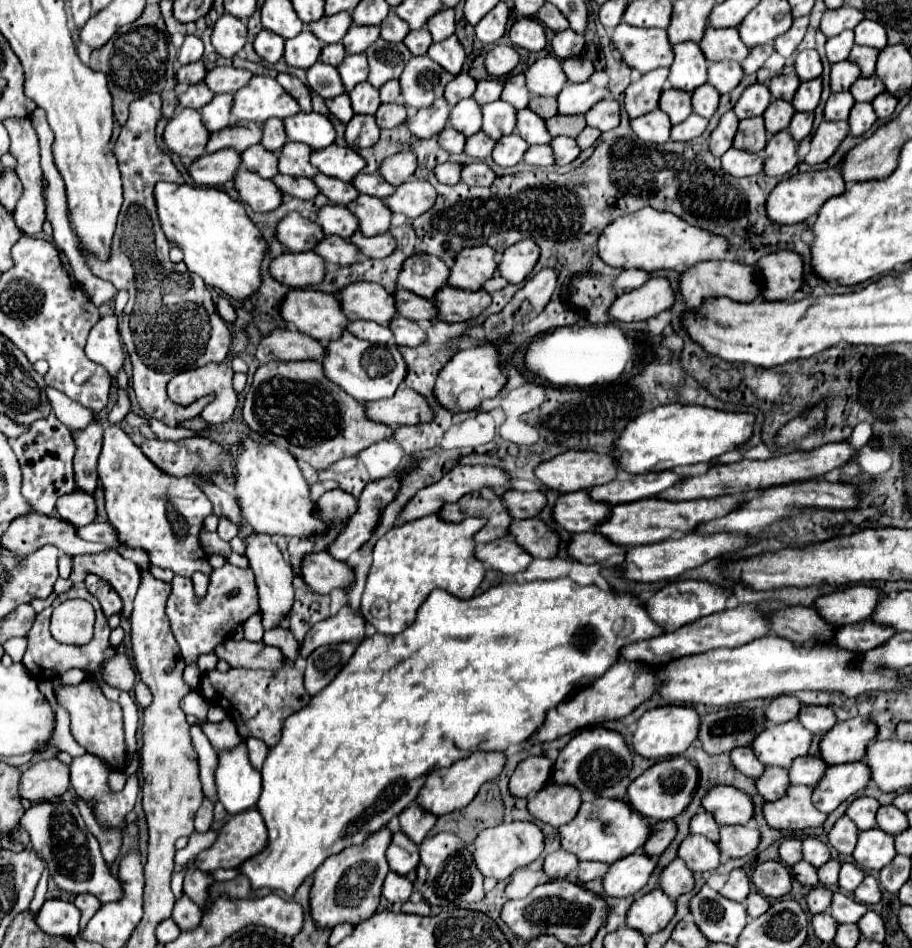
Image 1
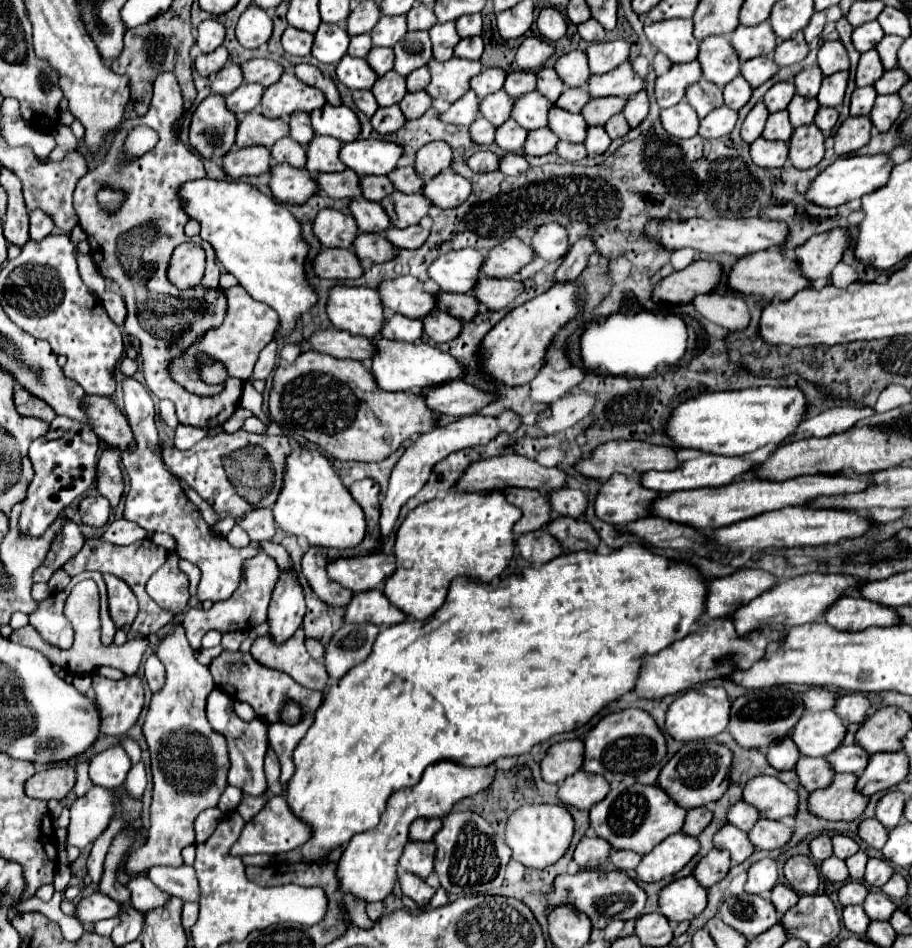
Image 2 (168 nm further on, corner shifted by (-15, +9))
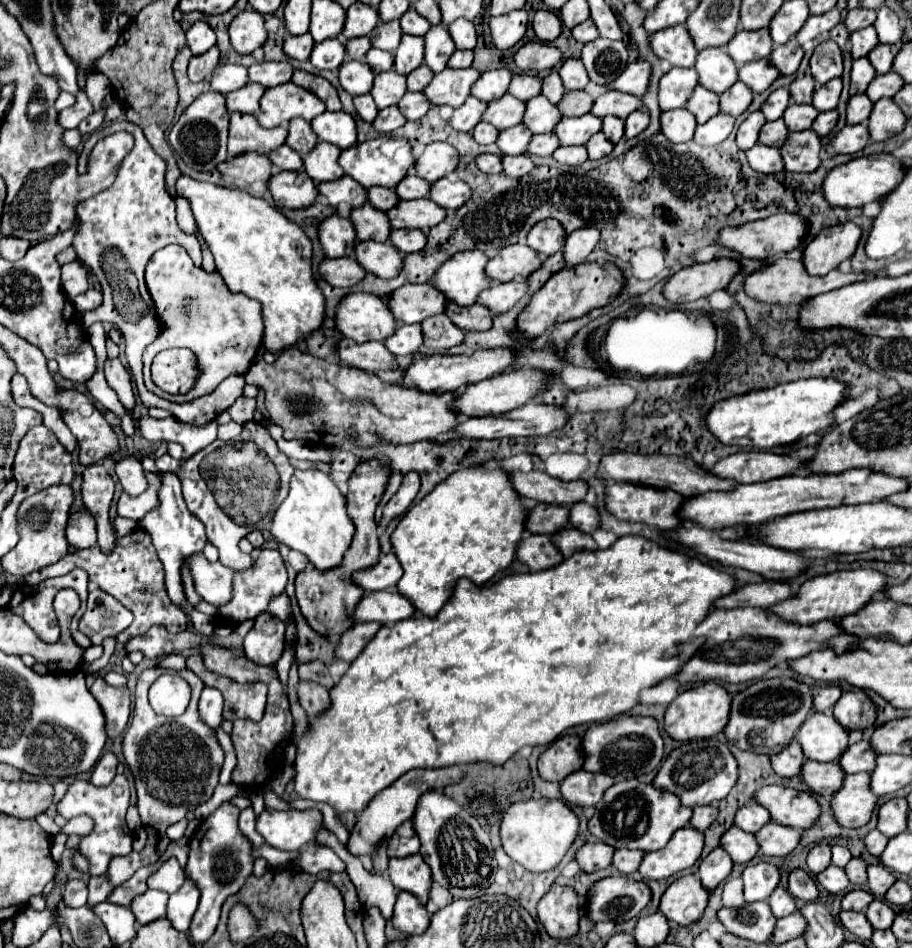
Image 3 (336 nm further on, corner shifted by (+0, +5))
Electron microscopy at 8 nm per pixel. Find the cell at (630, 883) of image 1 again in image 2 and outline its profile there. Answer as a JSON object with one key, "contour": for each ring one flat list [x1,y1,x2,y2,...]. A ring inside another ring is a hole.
{"contour":[[684,833,670,835,662,843,658,843,648,855,642,857,640,865,636,867,638,881,650,883,660,881,678,873,694,855,698,853,698,841]]}

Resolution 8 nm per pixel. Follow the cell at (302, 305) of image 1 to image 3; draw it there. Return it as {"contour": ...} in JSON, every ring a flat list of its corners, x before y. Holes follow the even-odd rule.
{"contour":[[369,293,347,295,337,307,335,323,337,329,355,343,385,341,397,327,389,305,381,297]]}

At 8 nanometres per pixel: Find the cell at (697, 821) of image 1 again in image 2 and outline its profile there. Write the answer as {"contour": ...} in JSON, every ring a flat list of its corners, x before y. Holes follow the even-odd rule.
{"contour":[[740,801,726,811,726,821,734,827,740,827,740,831,748,833,752,825,758,821,758,811,752,805,746,805,744,801]]}

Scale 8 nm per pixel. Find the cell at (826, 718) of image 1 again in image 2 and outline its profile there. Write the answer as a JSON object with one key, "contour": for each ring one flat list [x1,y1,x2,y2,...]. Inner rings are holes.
{"contour":[[852,693,852,695,842,695,836,699,834,705,836,715,840,715,846,723,862,723,866,719,866,715,870,713,870,703,866,697,862,697,860,693]]}

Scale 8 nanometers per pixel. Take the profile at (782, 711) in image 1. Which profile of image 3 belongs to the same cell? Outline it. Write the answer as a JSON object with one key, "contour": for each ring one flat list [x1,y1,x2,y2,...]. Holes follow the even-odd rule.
{"contour":[[815,685,813,687,813,701,815,701,815,709,823,711,827,707,833,707,837,703,837,699,841,697,843,689,839,685]]}

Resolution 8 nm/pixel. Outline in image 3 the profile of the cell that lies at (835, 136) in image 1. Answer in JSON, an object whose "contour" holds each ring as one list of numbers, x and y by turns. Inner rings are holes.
{"contour":[[865,123,843,127,831,141,829,151,833,153,857,153,869,143,869,129]]}

